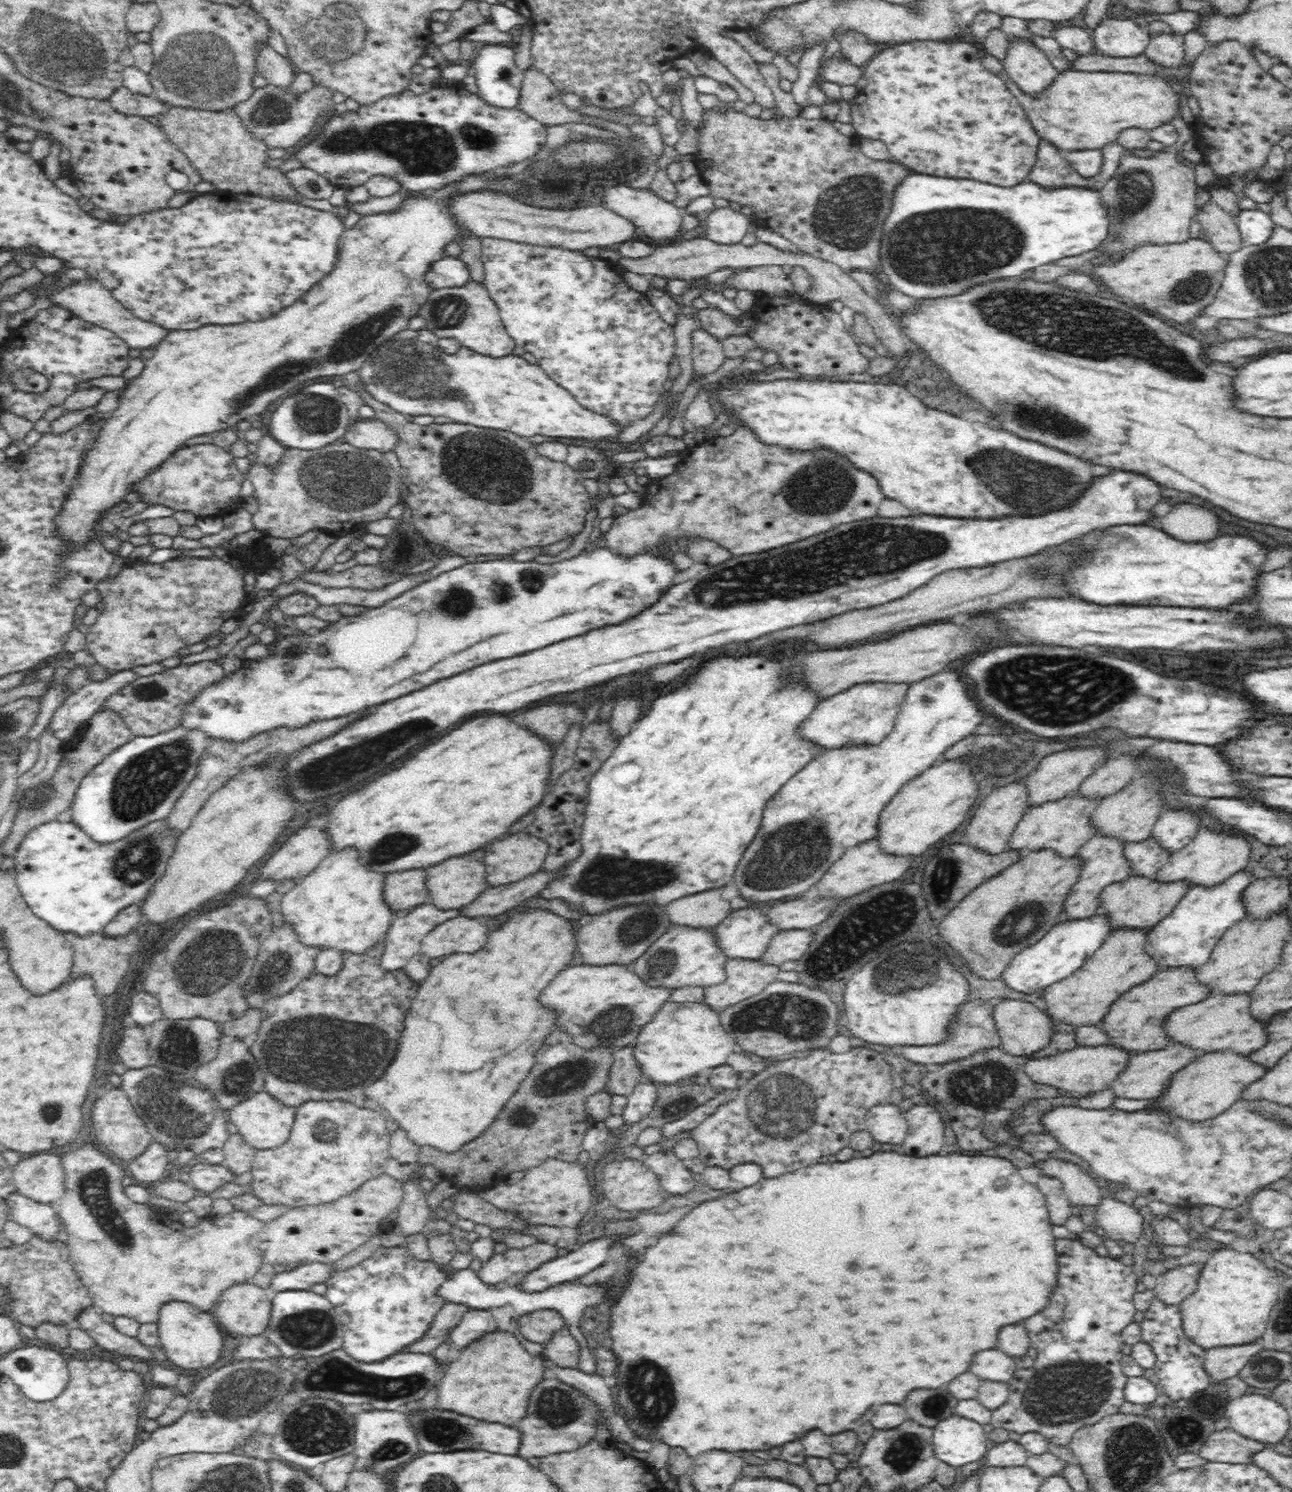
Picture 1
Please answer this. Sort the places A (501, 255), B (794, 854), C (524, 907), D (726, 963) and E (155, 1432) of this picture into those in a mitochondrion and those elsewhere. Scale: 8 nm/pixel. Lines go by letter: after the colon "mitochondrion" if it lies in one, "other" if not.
A: other
B: mitochondrion
C: other
D: other
E: other

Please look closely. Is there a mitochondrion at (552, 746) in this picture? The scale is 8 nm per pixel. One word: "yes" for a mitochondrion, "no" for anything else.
no

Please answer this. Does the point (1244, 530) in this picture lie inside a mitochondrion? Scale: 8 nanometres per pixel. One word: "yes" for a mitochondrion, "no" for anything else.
no

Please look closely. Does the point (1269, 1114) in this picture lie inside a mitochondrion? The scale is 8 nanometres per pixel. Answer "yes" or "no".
yes

